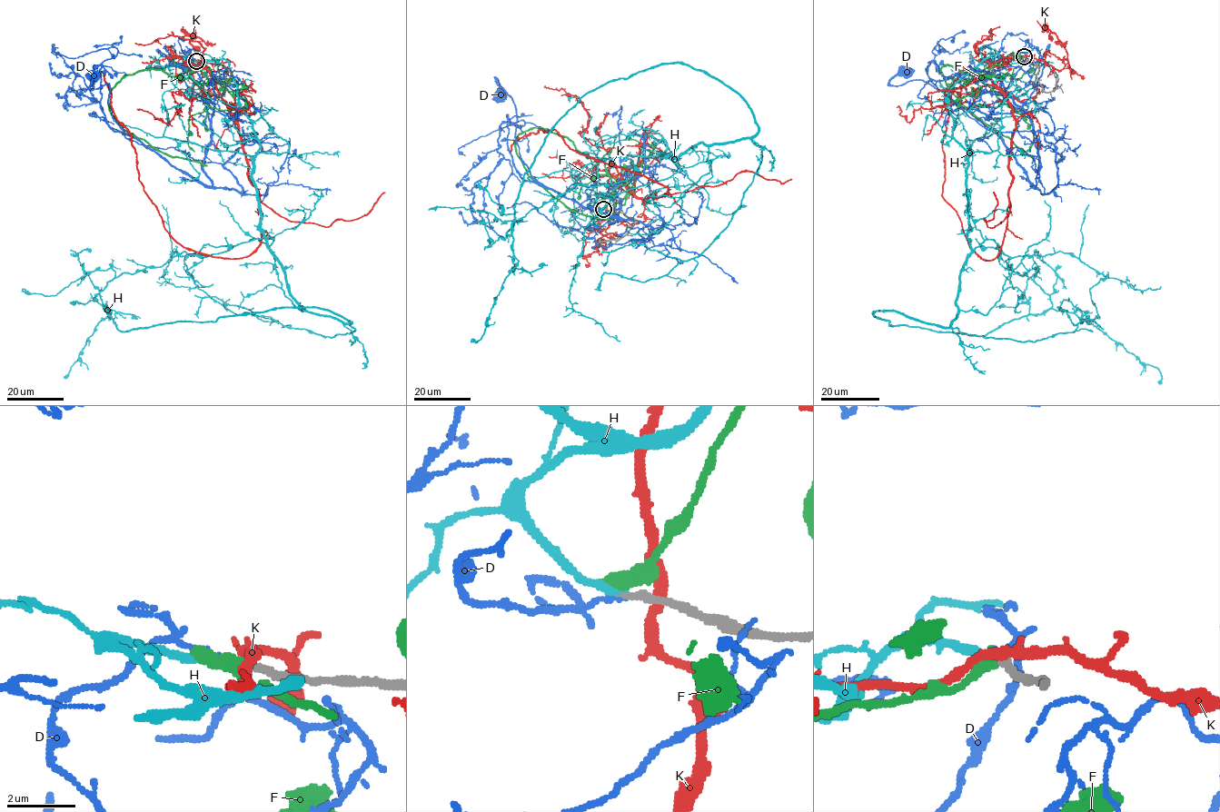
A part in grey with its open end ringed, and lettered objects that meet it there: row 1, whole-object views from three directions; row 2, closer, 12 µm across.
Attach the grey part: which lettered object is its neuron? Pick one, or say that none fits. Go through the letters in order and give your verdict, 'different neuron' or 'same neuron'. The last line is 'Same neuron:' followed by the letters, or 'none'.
D: different neuron
F: different neuron
H: same neuron
K: different neuron
Same neuron: H

